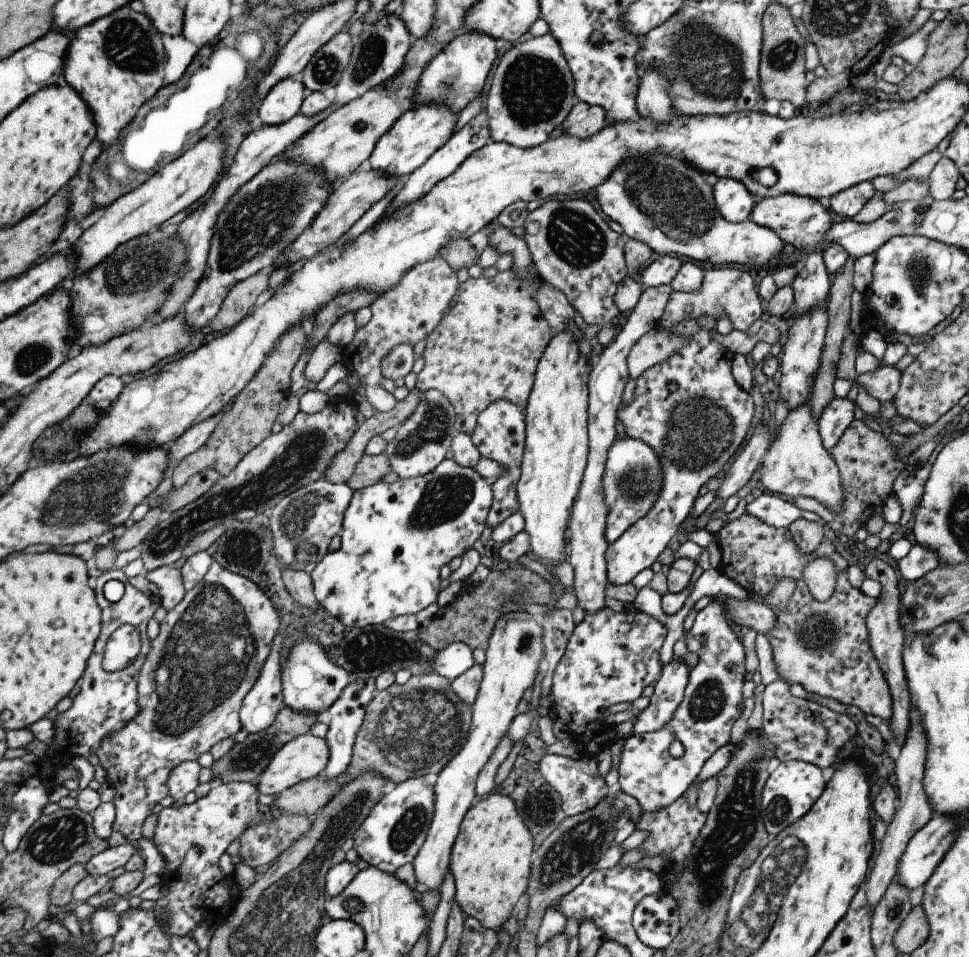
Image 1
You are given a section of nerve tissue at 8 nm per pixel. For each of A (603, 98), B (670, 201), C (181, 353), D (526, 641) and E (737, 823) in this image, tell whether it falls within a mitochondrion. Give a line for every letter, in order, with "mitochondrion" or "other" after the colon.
A: other
B: mitochondrion
C: other
D: mitochondrion
E: mitochondrion

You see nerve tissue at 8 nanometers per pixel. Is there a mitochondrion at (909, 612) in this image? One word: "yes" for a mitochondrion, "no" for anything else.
no

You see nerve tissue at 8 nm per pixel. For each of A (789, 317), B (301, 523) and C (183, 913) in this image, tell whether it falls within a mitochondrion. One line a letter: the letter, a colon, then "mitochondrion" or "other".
A: other
B: mitochondrion
C: other

